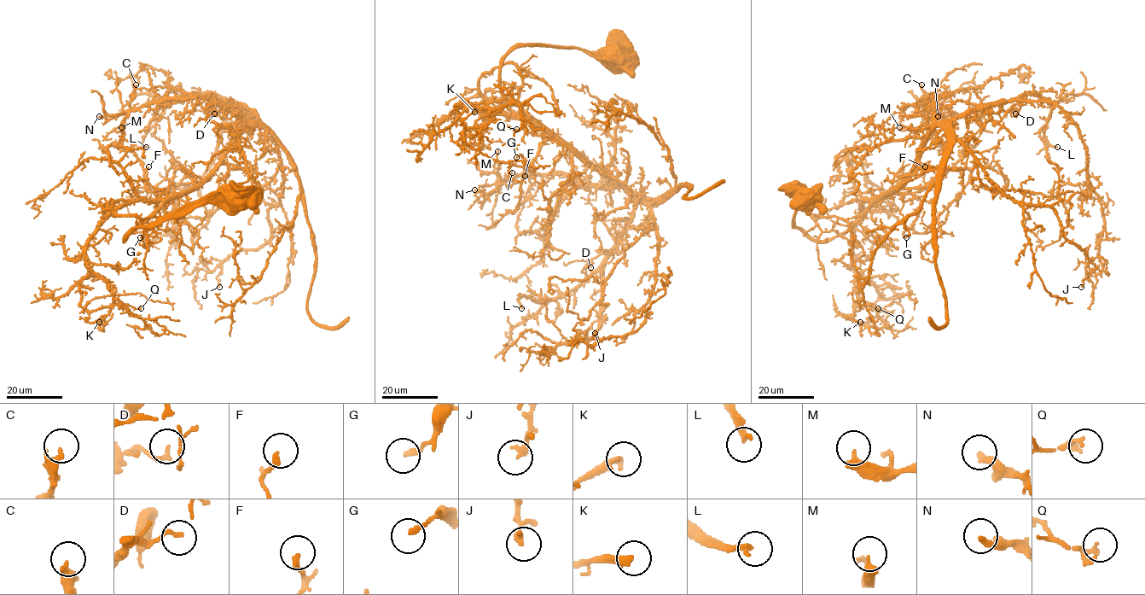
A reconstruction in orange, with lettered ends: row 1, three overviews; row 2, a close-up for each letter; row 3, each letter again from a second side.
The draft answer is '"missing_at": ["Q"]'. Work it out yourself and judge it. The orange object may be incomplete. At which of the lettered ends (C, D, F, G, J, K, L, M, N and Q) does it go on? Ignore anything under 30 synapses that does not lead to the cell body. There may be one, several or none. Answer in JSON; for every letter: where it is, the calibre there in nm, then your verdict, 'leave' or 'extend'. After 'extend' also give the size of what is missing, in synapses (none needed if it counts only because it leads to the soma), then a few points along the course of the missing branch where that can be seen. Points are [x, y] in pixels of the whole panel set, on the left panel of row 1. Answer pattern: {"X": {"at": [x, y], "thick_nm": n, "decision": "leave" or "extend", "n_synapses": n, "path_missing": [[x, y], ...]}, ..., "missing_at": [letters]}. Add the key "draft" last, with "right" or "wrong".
{"C": {"at": [136, 84], "thick_nm": 360, "decision": "leave"}, "D": {"at": [214, 113], "thick_nm": 130, "decision": "leave"}, "F": {"at": [148, 166], "thick_nm": 220, "decision": "leave"}, "G": {"at": [140, 237], "thick_nm": 220, "decision": "leave"}, "J": {"at": [219, 287], "thick_nm": 260, "decision": "leave"}, "K": {"at": [99, 322], "thick_nm": 320, "decision": "leave"}, "L": {"at": [146, 147], "thick_nm": 260, "decision": "leave"}, "M": {"at": [121, 127], "thick_nm": 400, "decision": "leave"}, "N": {"at": [99, 116], "thick_nm": 260, "decision": "leave"}, "Q": {"at": [141, 308], "thick_nm": 240, "decision": "leave"}, "missing_at": [], "draft": "wrong"}

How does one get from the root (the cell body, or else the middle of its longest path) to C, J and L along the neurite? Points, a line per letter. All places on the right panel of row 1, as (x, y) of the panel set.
C: (804, 196), (794, 224), (831, 240), (901, 182), (932, 130), (933, 99), (921, 98), (927, 108), (921, 84)
J: (804, 196), (794, 224), (831, 240), (945, 126), (1011, 198), (1054, 210), (1084, 250), (1081, 287)
L: (804, 196), (794, 224), (831, 240), (910, 172), (937, 125), (1026, 94), (1049, 104), (1044, 135), (1057, 147)

